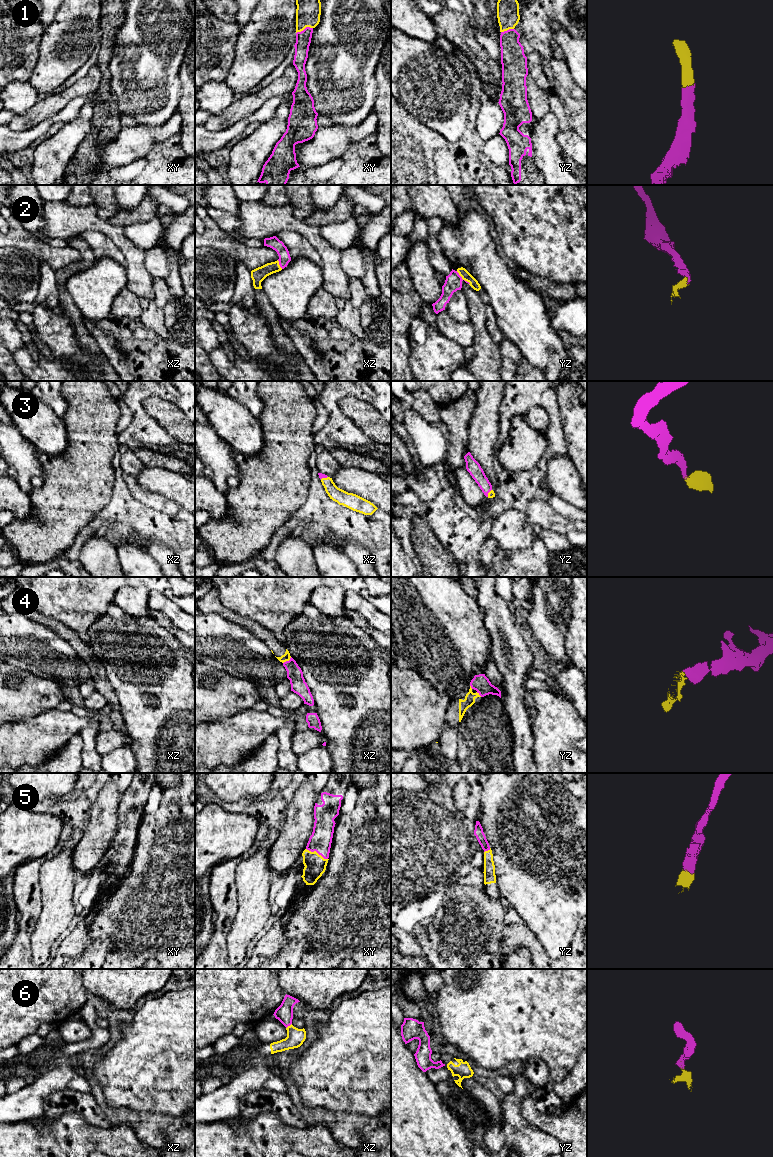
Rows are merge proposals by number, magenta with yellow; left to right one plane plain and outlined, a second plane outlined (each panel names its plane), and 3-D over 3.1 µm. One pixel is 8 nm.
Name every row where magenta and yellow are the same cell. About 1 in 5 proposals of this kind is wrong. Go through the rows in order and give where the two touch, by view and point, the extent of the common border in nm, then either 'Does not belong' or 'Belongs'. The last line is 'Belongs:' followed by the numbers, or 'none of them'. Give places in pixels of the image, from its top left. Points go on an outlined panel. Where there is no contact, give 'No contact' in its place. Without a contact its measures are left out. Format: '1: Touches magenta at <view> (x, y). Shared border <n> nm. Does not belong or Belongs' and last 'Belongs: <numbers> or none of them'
1: Touches magenta at xy (304, 29). Shared border 140 nm. Belongs
2: Touches magenta at yz (462, 279). Shared border 160 nm. Belongs
3: Touches magenta at yz (488, 492). Shared border 70 nm. Belongs
4: Touches magenta at xz (287, 661). Shared border 90 nm. Belongs
5: Touches magenta at xy (317, 852). Shared border 200 nm. Belongs
6: Touches magenta at xz (288, 1025). Shared border 60 nm. Belongs
Belongs: 1, 2, 3, 4, 5, 6

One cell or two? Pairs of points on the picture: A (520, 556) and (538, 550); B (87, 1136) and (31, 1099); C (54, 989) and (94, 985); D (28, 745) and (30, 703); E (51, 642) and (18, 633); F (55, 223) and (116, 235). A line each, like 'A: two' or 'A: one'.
A: one
B: two
C: two
D: two
E: one
F: one

